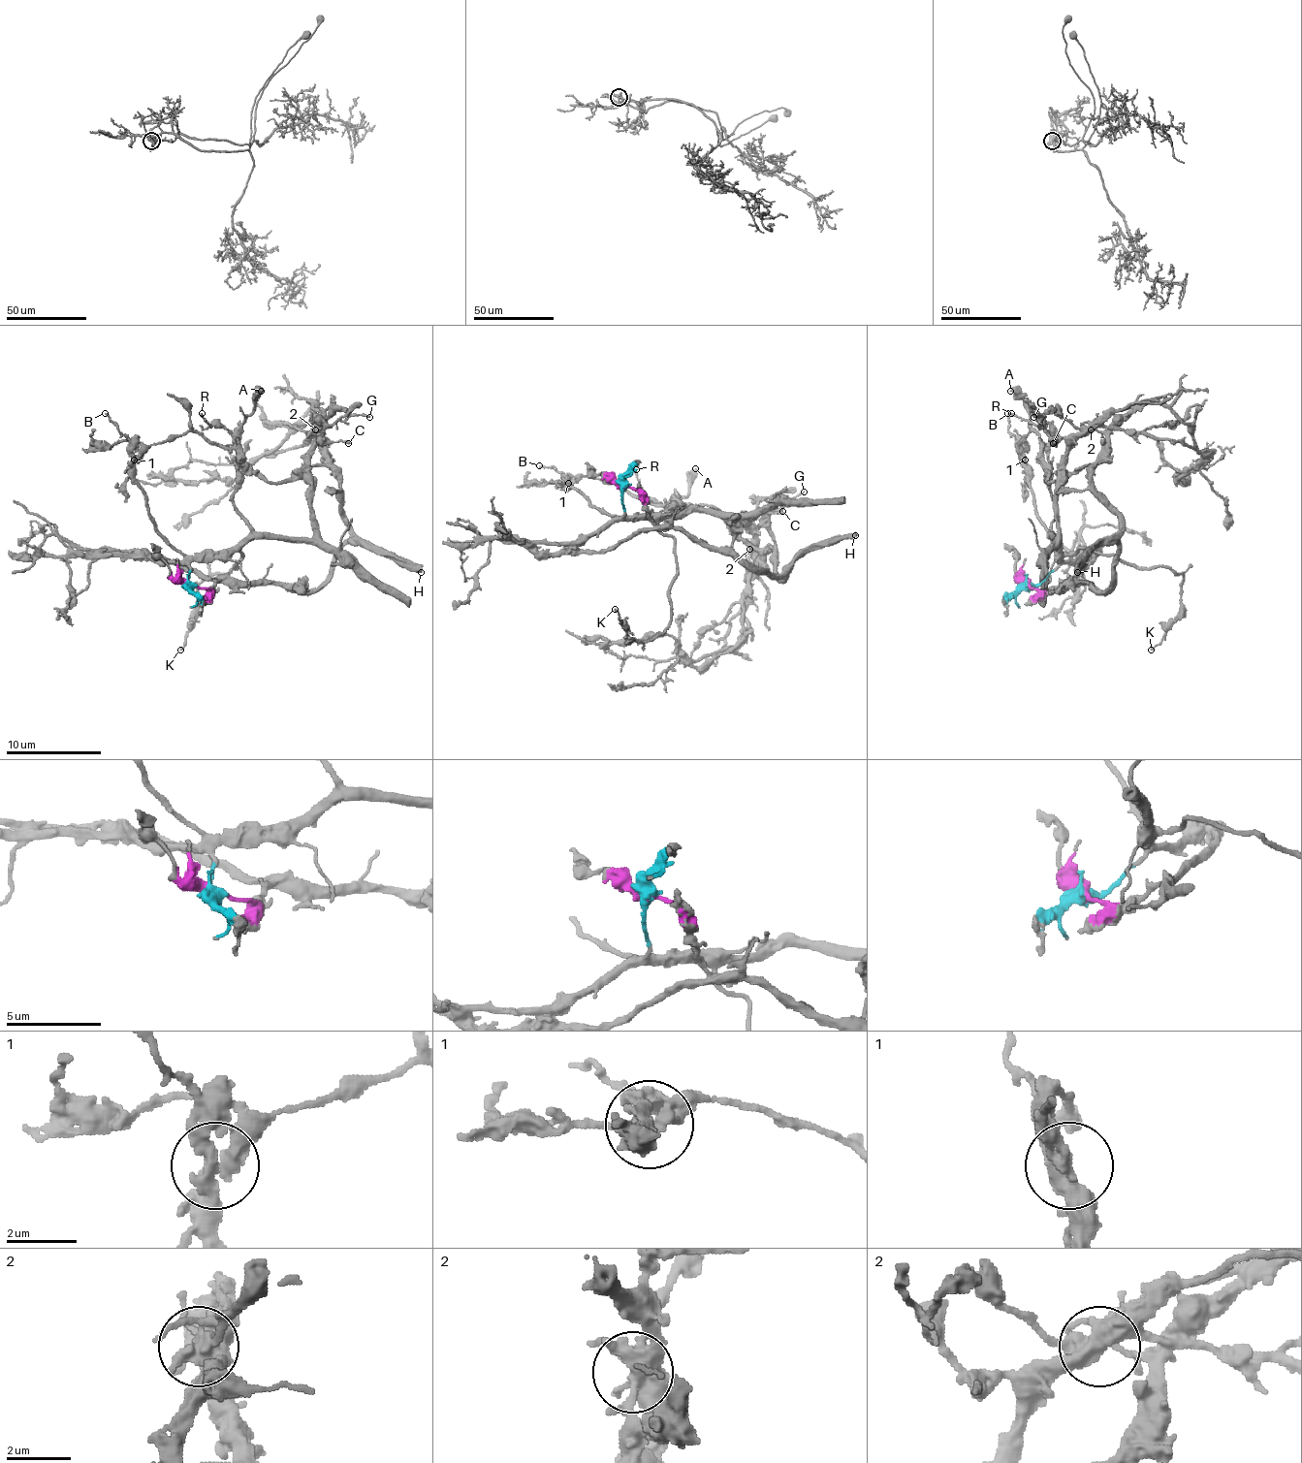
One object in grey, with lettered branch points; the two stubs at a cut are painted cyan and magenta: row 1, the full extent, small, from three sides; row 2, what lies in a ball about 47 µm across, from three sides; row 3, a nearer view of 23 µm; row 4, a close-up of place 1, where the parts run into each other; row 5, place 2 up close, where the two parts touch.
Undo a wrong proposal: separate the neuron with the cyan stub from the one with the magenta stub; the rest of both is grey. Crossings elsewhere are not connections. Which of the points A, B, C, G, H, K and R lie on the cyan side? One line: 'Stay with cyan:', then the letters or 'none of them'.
Stay with cyan: A, B, C, K, R

